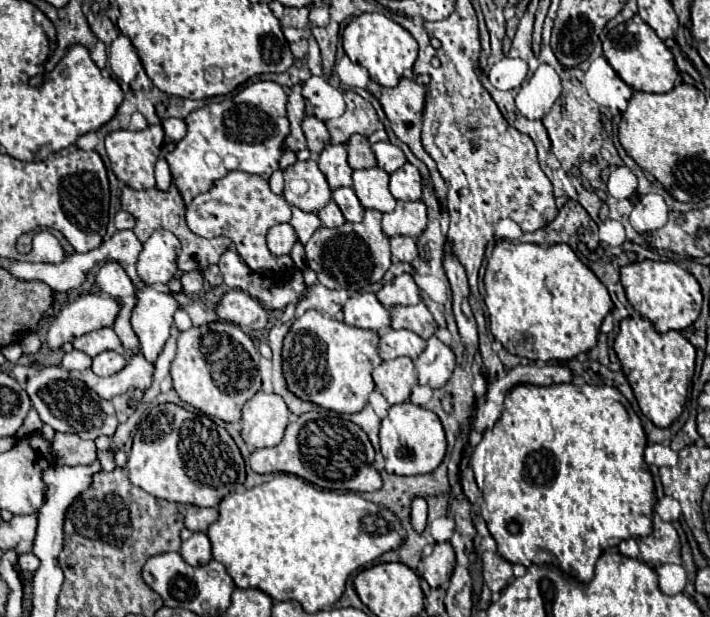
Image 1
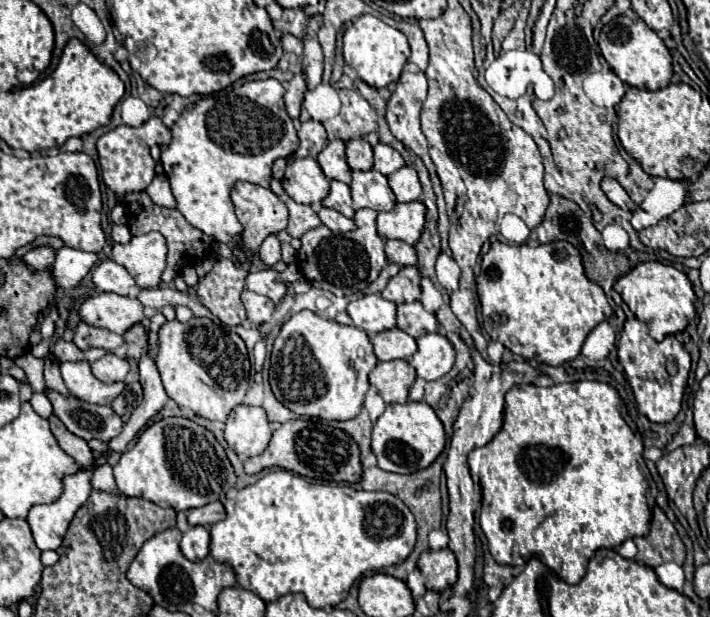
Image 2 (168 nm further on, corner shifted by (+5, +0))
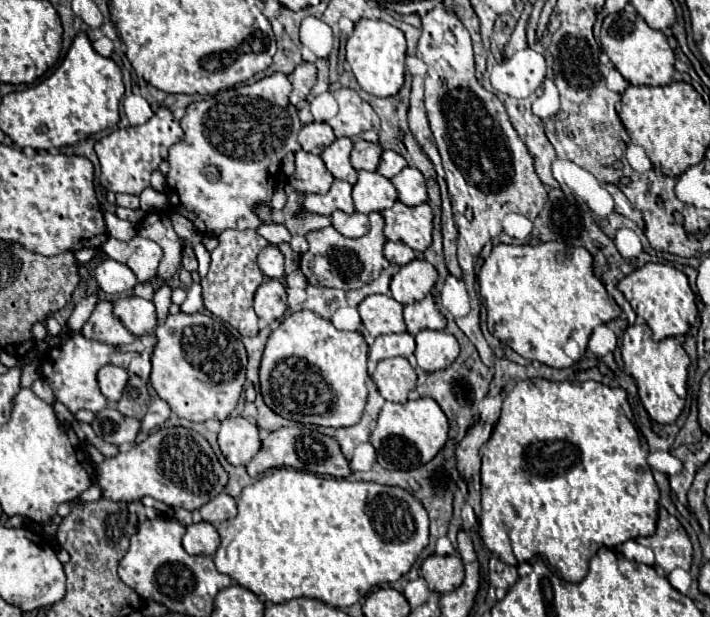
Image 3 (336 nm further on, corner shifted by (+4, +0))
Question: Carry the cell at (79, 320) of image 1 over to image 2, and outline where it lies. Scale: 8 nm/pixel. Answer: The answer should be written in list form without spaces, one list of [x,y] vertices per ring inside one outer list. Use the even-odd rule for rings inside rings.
[[[98,293],[88,297],[80,305],[78,317],[92,327],[104,327],[118,335],[144,319],[142,303],[138,299],[122,297],[116,293]]]

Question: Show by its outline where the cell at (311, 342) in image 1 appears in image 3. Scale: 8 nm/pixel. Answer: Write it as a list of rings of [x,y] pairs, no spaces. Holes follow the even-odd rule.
[[[313,311],[291,313],[267,339],[259,365],[259,383],[265,405],[277,415],[301,425],[351,427],[363,415],[367,401],[367,343],[359,333],[339,331],[331,321]]]

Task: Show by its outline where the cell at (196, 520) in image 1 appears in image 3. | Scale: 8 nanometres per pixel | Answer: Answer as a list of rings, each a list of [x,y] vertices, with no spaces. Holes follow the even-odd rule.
[[[221,493],[215,499],[211,499],[209,503],[205,503],[199,511],[201,511],[203,521],[207,521],[211,525],[219,525],[219,523],[231,519],[233,515],[237,515],[237,505],[231,495]]]

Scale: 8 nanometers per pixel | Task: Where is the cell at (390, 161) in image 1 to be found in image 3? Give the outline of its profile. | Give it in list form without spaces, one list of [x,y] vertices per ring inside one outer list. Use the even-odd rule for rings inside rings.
[[[383,151],[381,163],[379,163],[379,169],[377,169],[377,171],[379,171],[383,177],[393,179],[403,167],[407,167],[407,163],[405,163],[405,159],[403,159],[399,153],[395,153],[395,151]]]

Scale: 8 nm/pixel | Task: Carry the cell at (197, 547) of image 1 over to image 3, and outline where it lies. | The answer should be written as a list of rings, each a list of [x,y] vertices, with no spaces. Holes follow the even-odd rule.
[[[193,523],[187,527],[183,537],[183,547],[189,555],[215,555],[219,547],[219,533],[211,523]]]

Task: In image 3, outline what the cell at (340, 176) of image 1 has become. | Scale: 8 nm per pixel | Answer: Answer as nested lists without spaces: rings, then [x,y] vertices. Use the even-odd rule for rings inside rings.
[[[349,137],[335,139],[323,153],[321,159],[325,161],[327,169],[333,173],[333,177],[349,181],[351,185],[357,181],[357,171],[349,163],[349,153],[353,149],[353,141]]]

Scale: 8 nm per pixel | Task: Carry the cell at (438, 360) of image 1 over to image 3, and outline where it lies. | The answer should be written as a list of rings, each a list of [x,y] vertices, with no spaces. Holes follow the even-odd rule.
[[[419,331],[415,341],[417,363],[429,373],[449,367],[459,355],[459,343],[449,331]]]

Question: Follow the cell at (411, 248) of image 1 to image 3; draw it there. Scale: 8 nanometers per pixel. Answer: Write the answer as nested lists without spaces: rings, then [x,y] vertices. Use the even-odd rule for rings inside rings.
[[[387,241],[383,253],[385,253],[387,261],[395,263],[395,265],[407,265],[409,261],[413,261],[417,257],[411,247],[407,247],[405,243],[399,243],[399,241]]]

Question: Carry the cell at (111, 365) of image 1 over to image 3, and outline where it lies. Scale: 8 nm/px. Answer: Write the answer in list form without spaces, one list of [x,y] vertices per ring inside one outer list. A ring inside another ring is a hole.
[[[105,365],[99,369],[97,377],[99,377],[99,387],[101,387],[101,393],[105,395],[105,399],[109,403],[117,403],[121,399],[123,387],[127,383],[127,371],[121,367],[115,367],[115,365]]]

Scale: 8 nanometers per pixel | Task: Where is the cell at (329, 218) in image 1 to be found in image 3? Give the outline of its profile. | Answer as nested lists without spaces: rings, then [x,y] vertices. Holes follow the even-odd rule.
[[[335,211],[331,215],[331,223],[345,237],[363,237],[369,231],[369,217],[357,211],[351,215],[343,211]]]

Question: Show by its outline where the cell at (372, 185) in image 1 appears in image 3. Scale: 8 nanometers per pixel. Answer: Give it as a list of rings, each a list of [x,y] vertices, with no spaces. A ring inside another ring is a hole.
[[[359,171],[359,179],[353,185],[353,203],[359,213],[373,213],[393,207],[397,191],[389,179],[379,173]]]

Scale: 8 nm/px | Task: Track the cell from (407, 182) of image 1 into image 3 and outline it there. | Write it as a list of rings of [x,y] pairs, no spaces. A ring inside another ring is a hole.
[[[405,167],[399,175],[391,179],[399,193],[399,201],[405,205],[421,205],[427,201],[427,187],[425,187],[425,177],[421,175],[419,169]]]

